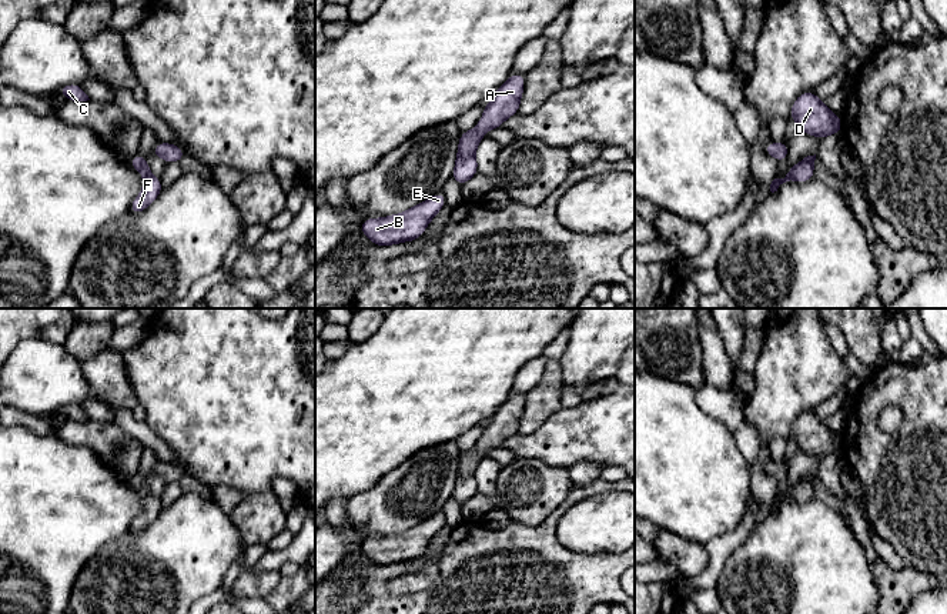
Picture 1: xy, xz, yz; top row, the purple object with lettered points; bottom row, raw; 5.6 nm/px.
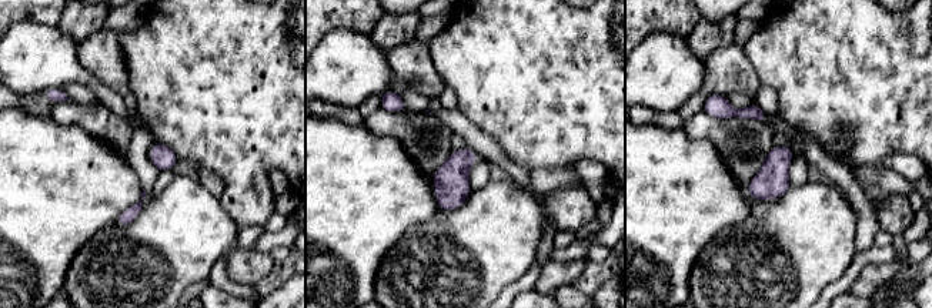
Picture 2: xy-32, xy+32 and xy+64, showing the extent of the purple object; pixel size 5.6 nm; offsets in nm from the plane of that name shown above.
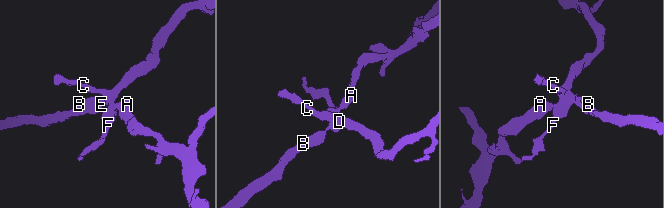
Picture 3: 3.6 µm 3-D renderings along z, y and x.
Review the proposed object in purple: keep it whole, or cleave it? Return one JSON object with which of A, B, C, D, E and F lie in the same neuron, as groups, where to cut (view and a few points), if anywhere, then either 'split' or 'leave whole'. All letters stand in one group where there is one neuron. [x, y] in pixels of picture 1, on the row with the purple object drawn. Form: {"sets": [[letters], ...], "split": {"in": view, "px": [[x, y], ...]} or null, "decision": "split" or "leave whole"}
{"sets": [["A", "B", "C", "D", "E", "F"]], "split": null, "decision": "leave whole"}

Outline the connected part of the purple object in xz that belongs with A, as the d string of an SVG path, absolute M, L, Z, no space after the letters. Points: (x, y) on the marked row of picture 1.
M525 74L509 76L489 99L479 124L466 133L461 133L452 180L464 186L478 173L475 151L479 141L485 137L486 130L502 127L508 117L519 111L523 86Z

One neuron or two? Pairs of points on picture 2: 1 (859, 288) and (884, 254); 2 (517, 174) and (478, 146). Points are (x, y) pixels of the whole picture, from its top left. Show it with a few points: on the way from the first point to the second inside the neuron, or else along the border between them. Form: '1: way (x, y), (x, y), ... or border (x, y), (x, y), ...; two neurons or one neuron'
1: border (895, 260), (868, 264), (851, 285); two neurons
2: way (507, 164), (488, 149); one neuron

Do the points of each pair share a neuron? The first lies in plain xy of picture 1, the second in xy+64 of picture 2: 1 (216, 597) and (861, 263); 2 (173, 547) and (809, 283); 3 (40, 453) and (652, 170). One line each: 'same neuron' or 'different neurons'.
1: same neuron
2: same neuron
3: same neuron

